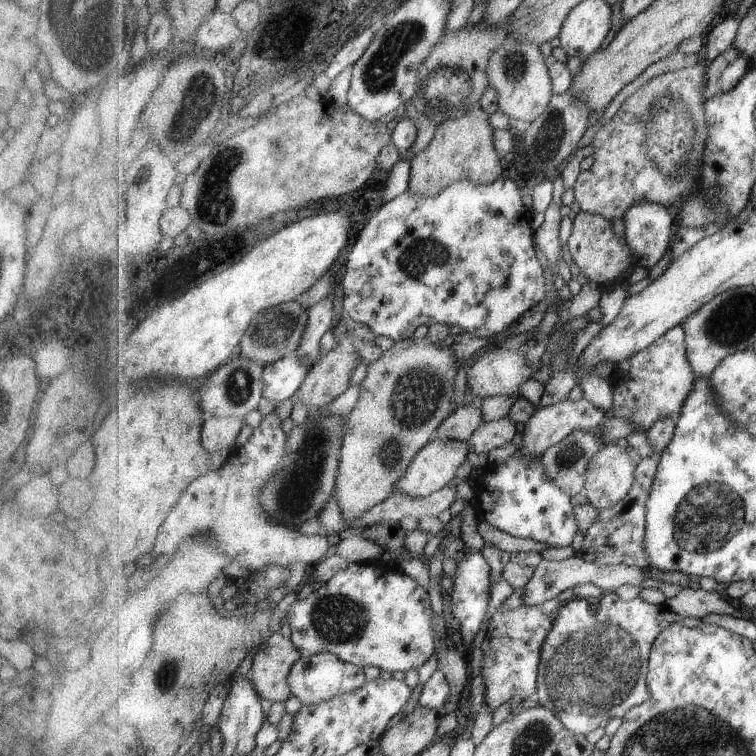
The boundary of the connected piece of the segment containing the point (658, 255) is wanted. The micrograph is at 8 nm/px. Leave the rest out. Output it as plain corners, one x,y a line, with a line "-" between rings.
635,204
627,210
623,220
626,240
635,254
637,265
653,268
670,253
675,222
665,204

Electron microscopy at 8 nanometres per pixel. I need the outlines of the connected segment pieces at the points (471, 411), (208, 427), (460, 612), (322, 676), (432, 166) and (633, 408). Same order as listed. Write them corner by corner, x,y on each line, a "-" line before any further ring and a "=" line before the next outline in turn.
474,401
471,406
461,406
452,414
442,426
438,428
439,440
458,440
467,442
474,432
483,424
483,411
480,402
=
220,416
207,417
202,423
203,448
211,454
237,447
237,437
245,428
245,419
237,417
223,418
=
481,552
467,554
459,560
455,574
453,614
461,622
461,632
465,642
475,642
475,636
483,628
489,612
489,592
491,592
491,566
=
333,653
314,654
310,658
302,656
290,670
288,681
292,695
302,705
319,704
323,701
333,700
333,698
343,696
347,692
355,692
368,682
363,668
341,660
339,656
=
477,106
458,112
453,120
445,120
437,126
431,142
411,160
409,192
434,195
461,180
490,185
501,177
503,166
494,141
496,129
491,122
487,124
488,116
481,106
=
676,326
650,347
616,366
612,378
614,405
612,414
635,424
635,432
649,432
659,420
679,420
691,392
695,390
694,368
687,358
686,328

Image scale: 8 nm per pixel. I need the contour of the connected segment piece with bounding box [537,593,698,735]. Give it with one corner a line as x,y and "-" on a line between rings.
603,593
596,602
590,602
590,600
585,598
573,598
571,601
565,605
561,605
557,610
557,613
554,614
554,627
551,628
549,636
545,644
542,644
542,663
539,666
539,678
538,678
538,704
541,706
547,706
548,709
551,709
551,712
555,713
555,716
559,717
559,720
563,721
563,724
566,725
568,729
571,729
571,732
576,732
580,735
591,734
594,730
598,728
604,728
613,720
613,718
623,718
637,705
642,705
644,702
649,700
651,692
649,692
647,675
649,672
649,661
650,654
653,648
653,643
659,635
668,627
671,626
676,621
686,624
689,628
695,628
698,625
696,619
691,617
683,617
673,612
670,608
667,608
667,605
654,605
646,600
643,600
640,596
634,598
630,601
621,600
619,596
615,593

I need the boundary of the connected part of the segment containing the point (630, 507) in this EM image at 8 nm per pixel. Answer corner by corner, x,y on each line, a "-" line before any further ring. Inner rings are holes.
652,454
638,461
635,472
635,482
626,498
615,504
614,507
600,511
600,517
584,536
582,547
578,555
589,562
599,566
615,566
626,564
637,568
649,568
649,556
646,549
646,528
647,528
647,500
655,476
658,474
658,464
662,454

